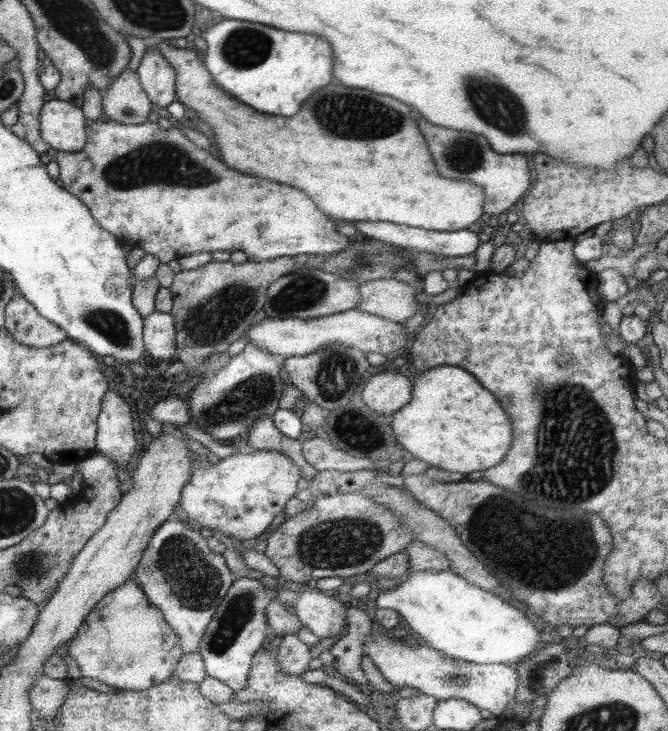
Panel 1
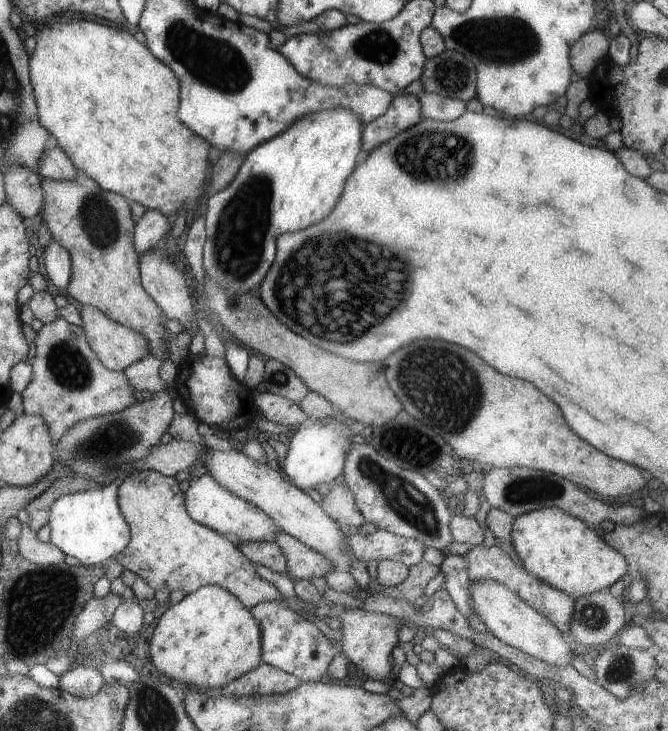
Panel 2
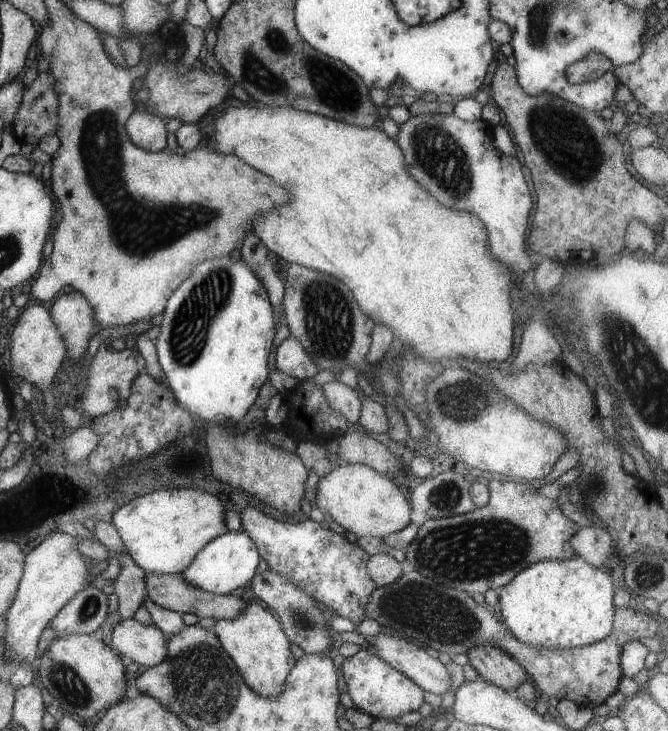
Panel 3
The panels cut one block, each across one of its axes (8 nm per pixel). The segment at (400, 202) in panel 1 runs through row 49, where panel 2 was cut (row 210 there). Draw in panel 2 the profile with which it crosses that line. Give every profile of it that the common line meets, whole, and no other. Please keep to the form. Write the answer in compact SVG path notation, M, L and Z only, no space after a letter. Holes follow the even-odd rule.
M61 16L52 18L50 26L42 23L38 32L35 32L36 48L30 54L30 80L33 86L34 98L38 108L38 120L40 124L48 130L49 134L56 136L57 144L72 164L76 166L81 174L86 174L92 178L100 188L114 194L120 194L128 200L140 202L147 209L156 209L170 217L178 214L186 214L188 209L193 209L198 203L201 203L202 196L206 190L206 170L209 165L208 155L210 144L200 138L196 132L192 132L178 116L178 107L180 106L180 80L161 60L158 60L152 52L148 50L145 44L140 43L132 34L111 28L110 26L92 22L92 20L65 20Z

